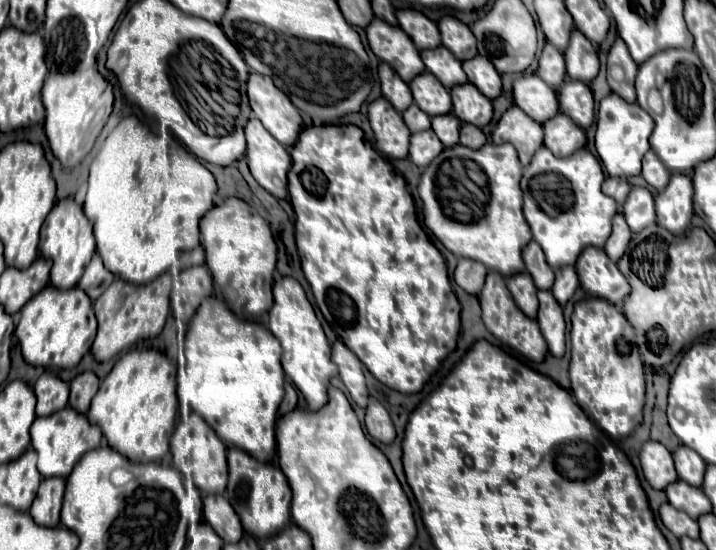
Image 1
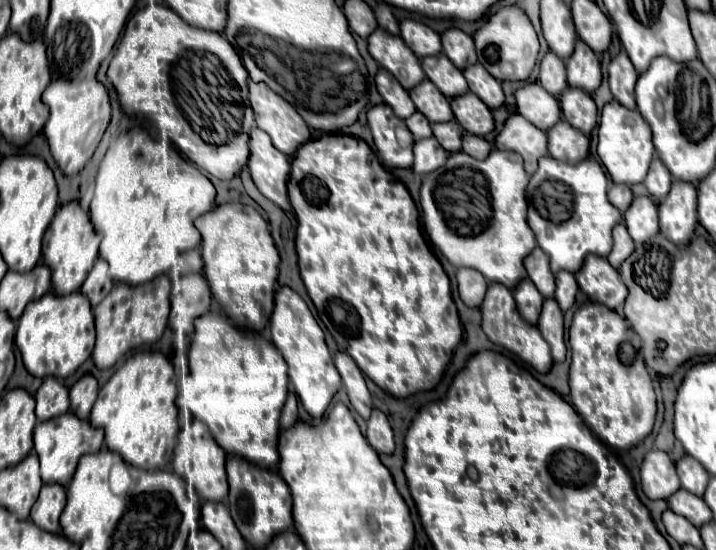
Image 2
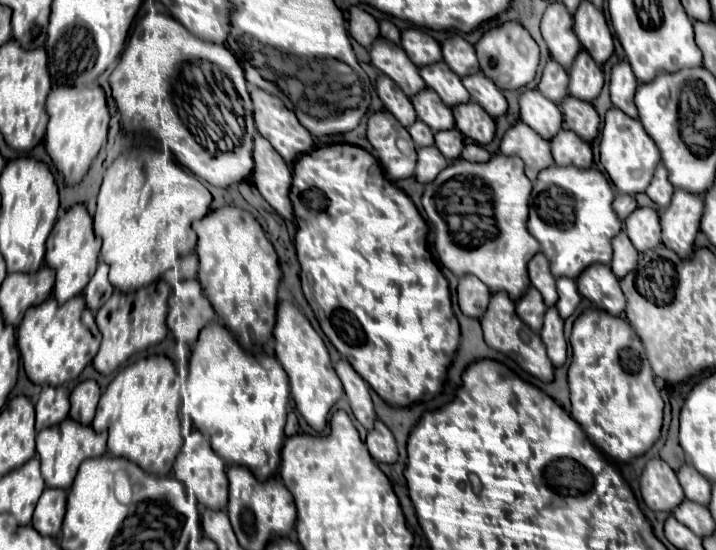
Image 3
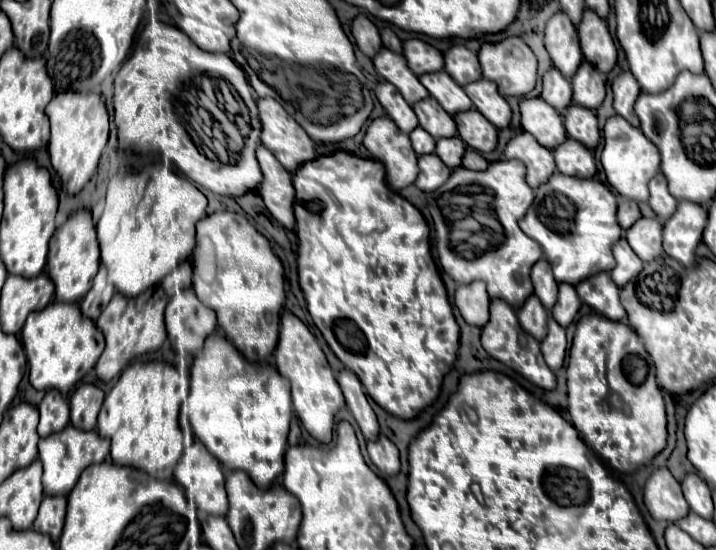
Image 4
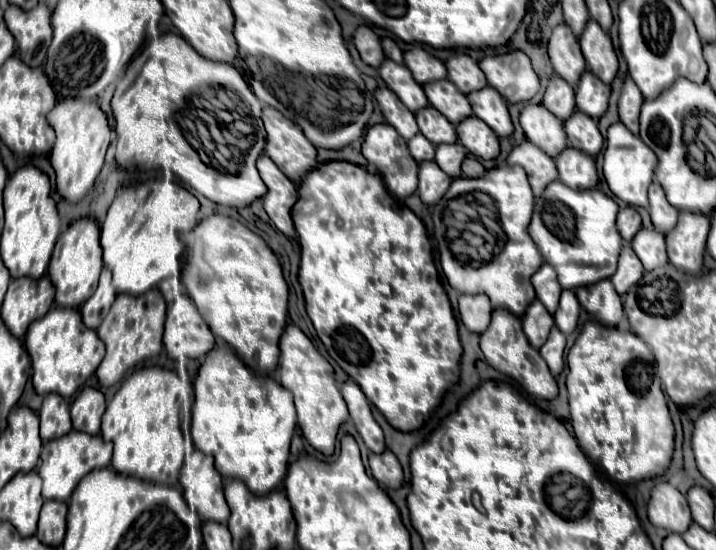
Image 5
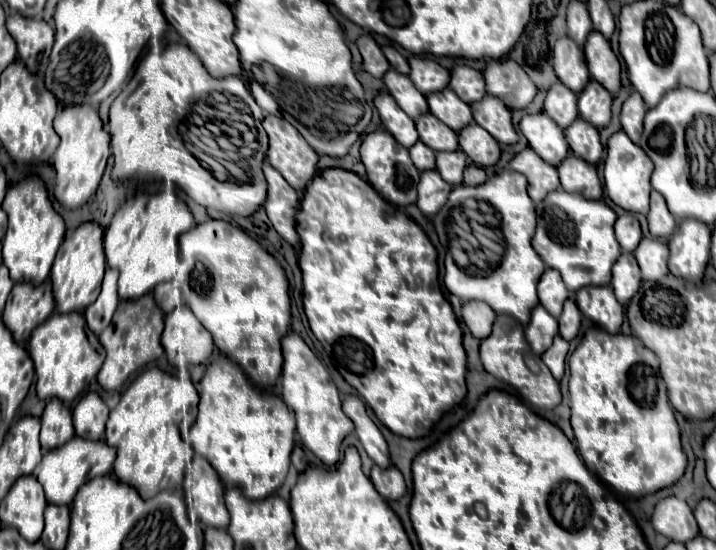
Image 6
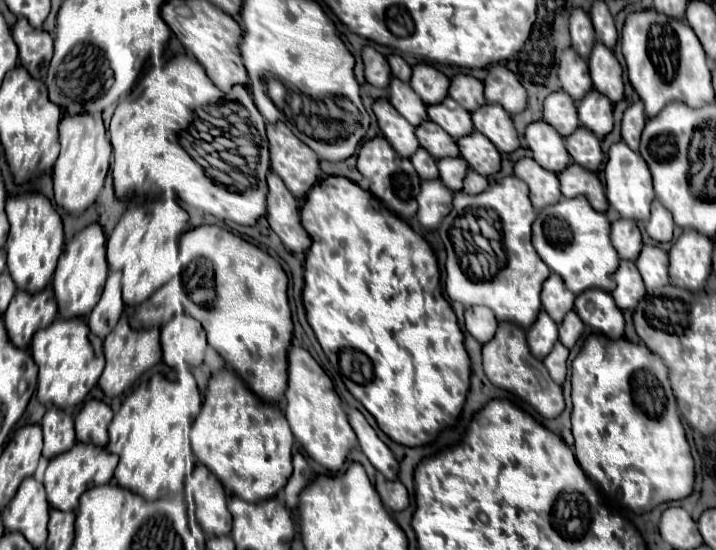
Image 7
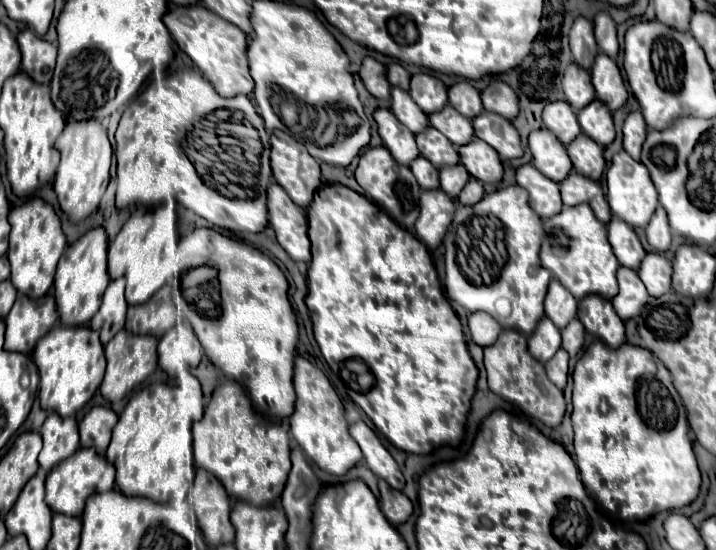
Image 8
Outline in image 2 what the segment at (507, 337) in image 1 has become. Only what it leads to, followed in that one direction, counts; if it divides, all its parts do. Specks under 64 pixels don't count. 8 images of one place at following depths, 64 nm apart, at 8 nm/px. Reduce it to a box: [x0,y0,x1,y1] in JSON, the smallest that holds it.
[482,282,552,372]

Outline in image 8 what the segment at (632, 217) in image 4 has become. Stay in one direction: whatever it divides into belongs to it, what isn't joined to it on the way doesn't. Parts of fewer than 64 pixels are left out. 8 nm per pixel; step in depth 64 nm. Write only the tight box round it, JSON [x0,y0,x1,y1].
[608,220,646,270]

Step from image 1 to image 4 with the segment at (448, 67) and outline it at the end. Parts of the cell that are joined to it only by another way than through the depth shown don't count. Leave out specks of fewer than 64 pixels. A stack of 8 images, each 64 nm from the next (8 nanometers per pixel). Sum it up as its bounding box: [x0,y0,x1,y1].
[420,70,472,116]

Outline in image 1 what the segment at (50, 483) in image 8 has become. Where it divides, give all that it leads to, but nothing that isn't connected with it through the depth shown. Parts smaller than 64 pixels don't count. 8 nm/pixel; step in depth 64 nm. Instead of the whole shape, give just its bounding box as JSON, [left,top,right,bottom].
[30,408,102,478]

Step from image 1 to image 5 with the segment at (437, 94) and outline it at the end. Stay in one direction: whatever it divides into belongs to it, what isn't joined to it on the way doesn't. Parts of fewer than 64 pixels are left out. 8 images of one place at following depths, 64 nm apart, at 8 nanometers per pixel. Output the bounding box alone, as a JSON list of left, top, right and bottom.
[416,106,456,144]

